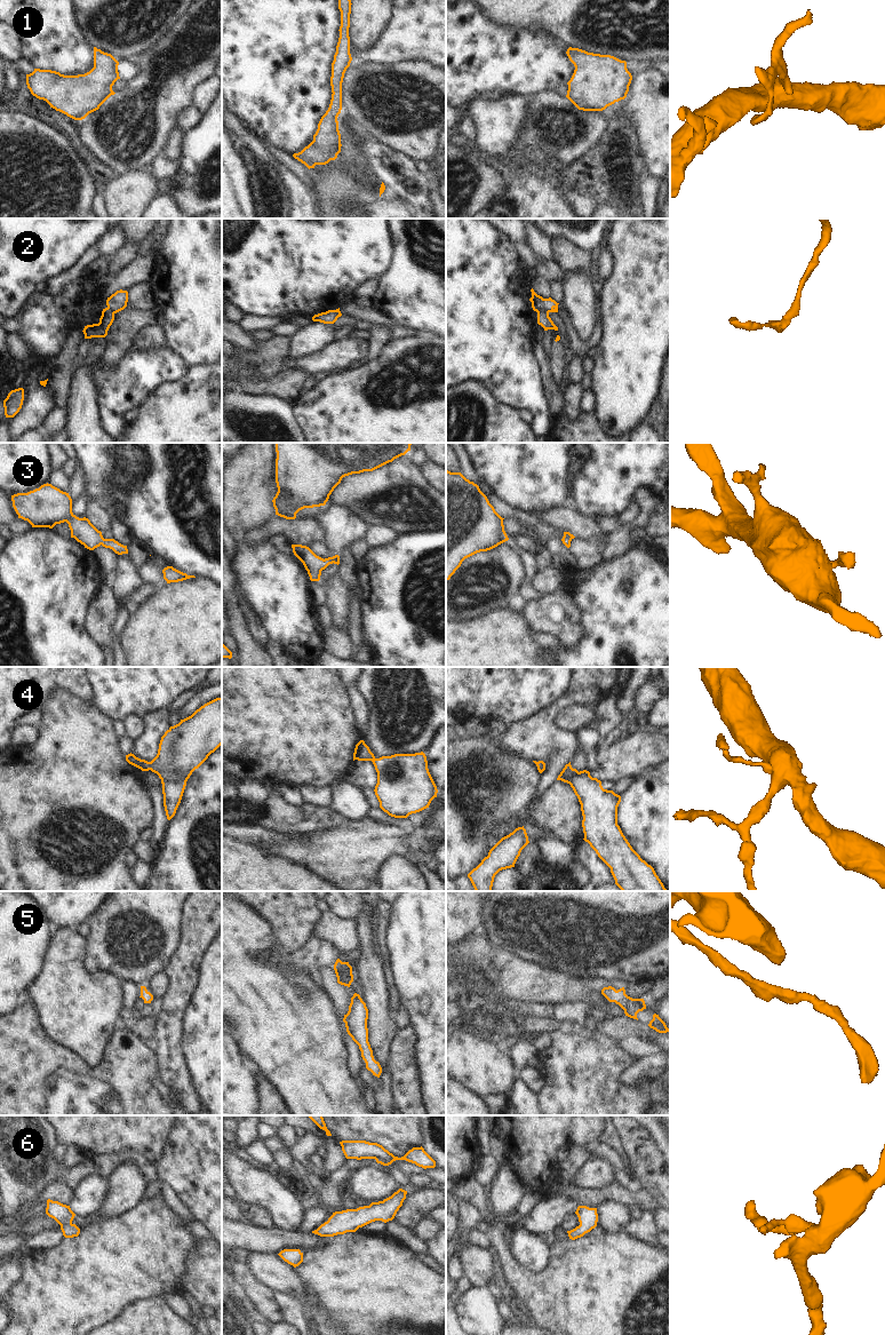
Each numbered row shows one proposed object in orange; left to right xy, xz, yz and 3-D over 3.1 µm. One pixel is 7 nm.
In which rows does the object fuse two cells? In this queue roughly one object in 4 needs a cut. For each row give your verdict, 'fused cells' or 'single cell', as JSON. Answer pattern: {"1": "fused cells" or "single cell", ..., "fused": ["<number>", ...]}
{"1": "single cell", "2": "fused cells", "3": "single cell", "4": "single cell", "5": "single cell", "6": "single cell", "fused": ["2"]}

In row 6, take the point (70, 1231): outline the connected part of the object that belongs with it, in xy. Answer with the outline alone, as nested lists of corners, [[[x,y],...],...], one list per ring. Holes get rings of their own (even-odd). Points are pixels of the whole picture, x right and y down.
[[[48,1199],[46,1214],[61,1225],[61,1230],[65,1238],[79,1235],[80,1229],[72,1223],[75,1214],[71,1210],[70,1206]]]

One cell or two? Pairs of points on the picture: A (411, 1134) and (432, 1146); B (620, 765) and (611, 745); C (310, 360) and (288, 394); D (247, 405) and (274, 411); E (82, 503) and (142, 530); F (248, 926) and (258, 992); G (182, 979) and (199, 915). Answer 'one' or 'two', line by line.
A: two
B: one
C: two
D: one
E: two
F: one
G: one

